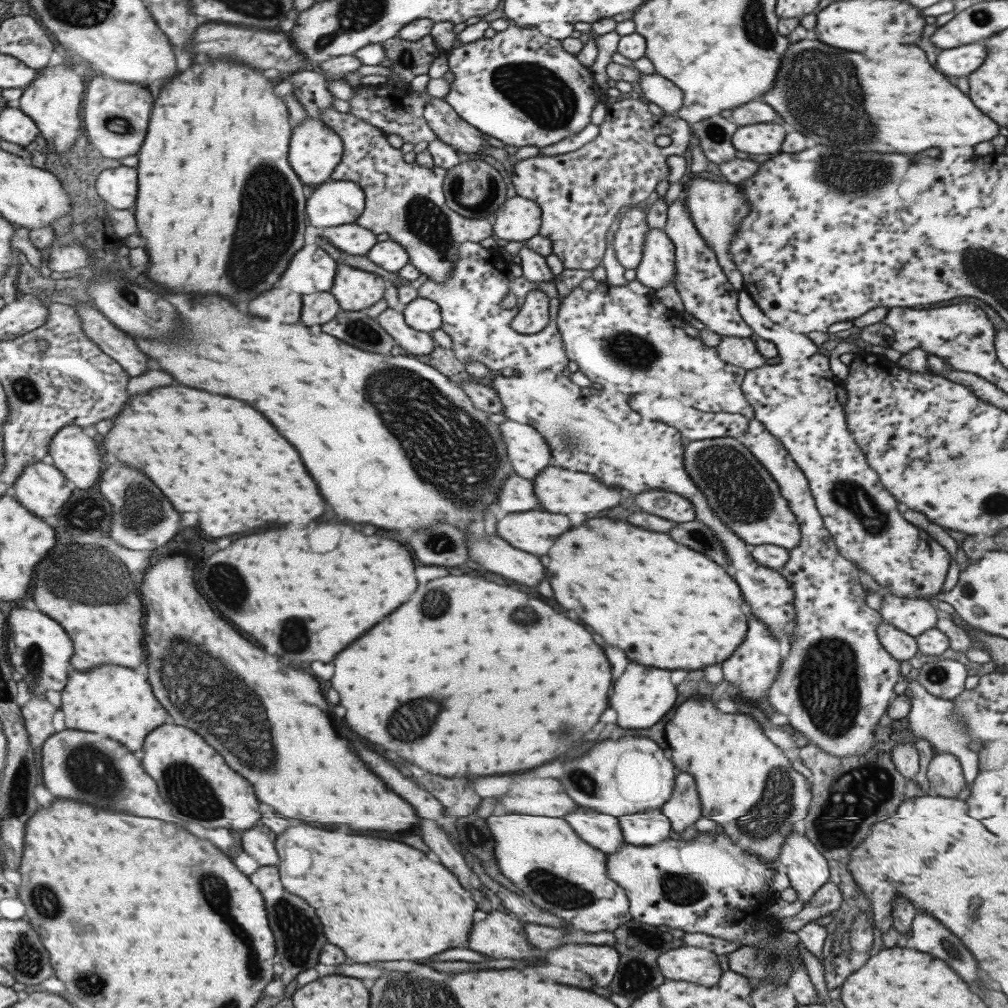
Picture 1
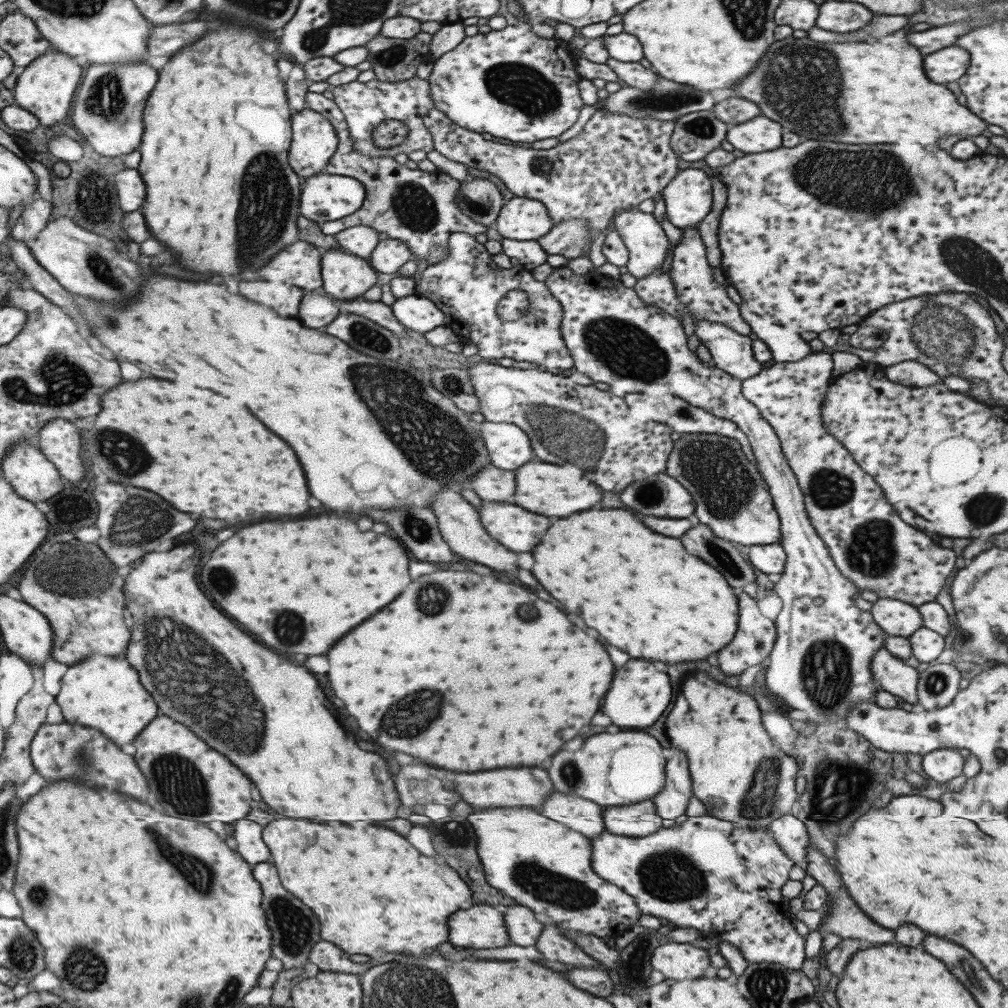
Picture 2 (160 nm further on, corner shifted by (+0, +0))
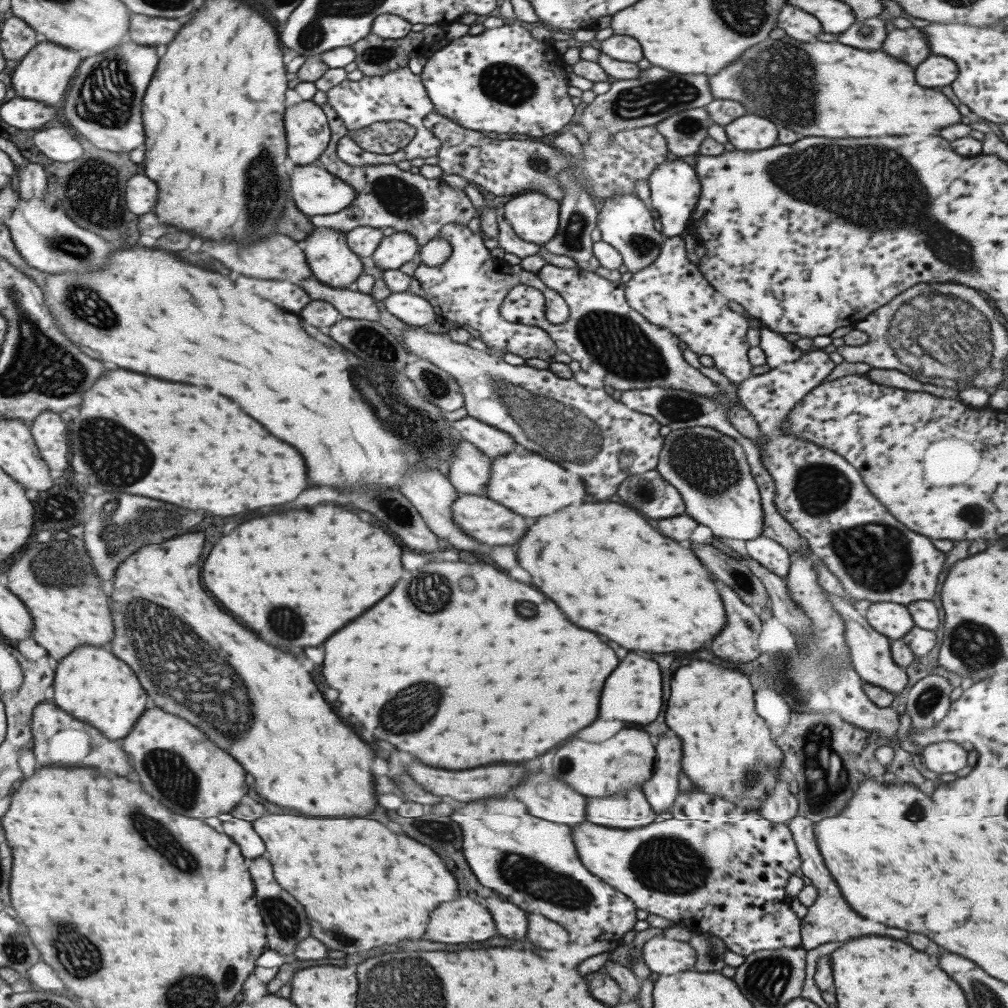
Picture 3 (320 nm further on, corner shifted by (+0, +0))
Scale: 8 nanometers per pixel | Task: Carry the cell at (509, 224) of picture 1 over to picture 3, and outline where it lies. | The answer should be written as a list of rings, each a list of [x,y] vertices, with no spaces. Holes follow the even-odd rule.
[[[545,193],[515,194],[503,206],[503,216],[521,240],[542,246],[556,235],[558,202]]]

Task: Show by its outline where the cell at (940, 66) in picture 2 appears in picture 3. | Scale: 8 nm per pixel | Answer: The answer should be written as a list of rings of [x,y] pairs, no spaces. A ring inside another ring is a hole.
[[[929,55],[915,68],[915,82],[923,88],[950,85],[957,76],[957,65],[945,56]]]

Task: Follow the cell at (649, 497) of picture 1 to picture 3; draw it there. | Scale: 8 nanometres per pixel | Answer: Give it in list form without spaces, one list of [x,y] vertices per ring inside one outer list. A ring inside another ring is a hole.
[[[655,470],[624,478],[617,488],[619,500],[649,518],[669,518],[684,514],[681,495]]]

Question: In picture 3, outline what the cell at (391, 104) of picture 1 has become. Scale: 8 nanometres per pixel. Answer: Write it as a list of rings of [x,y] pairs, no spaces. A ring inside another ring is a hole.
[[[407,67],[397,68],[393,72],[387,72],[381,76],[363,75],[357,81],[344,79],[339,84],[325,91],[326,103],[330,109],[342,120],[347,133],[336,144],[337,158],[349,166],[367,166],[369,164],[397,164],[401,160],[413,160],[413,158],[429,158],[436,156],[440,149],[441,141],[423,125],[425,115],[433,113],[432,102],[425,92],[419,75],[412,74]],[[399,120],[406,122],[414,128],[414,135],[402,149],[387,156],[367,152],[355,144],[352,134],[373,124],[383,121]]]

